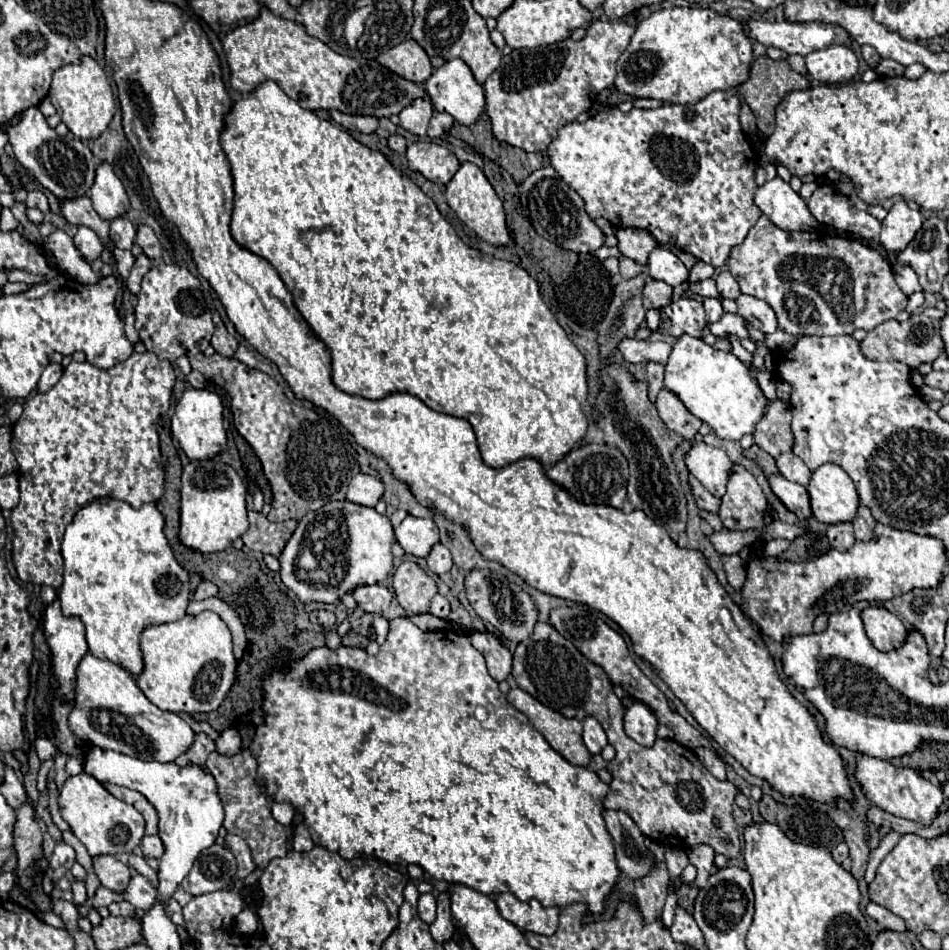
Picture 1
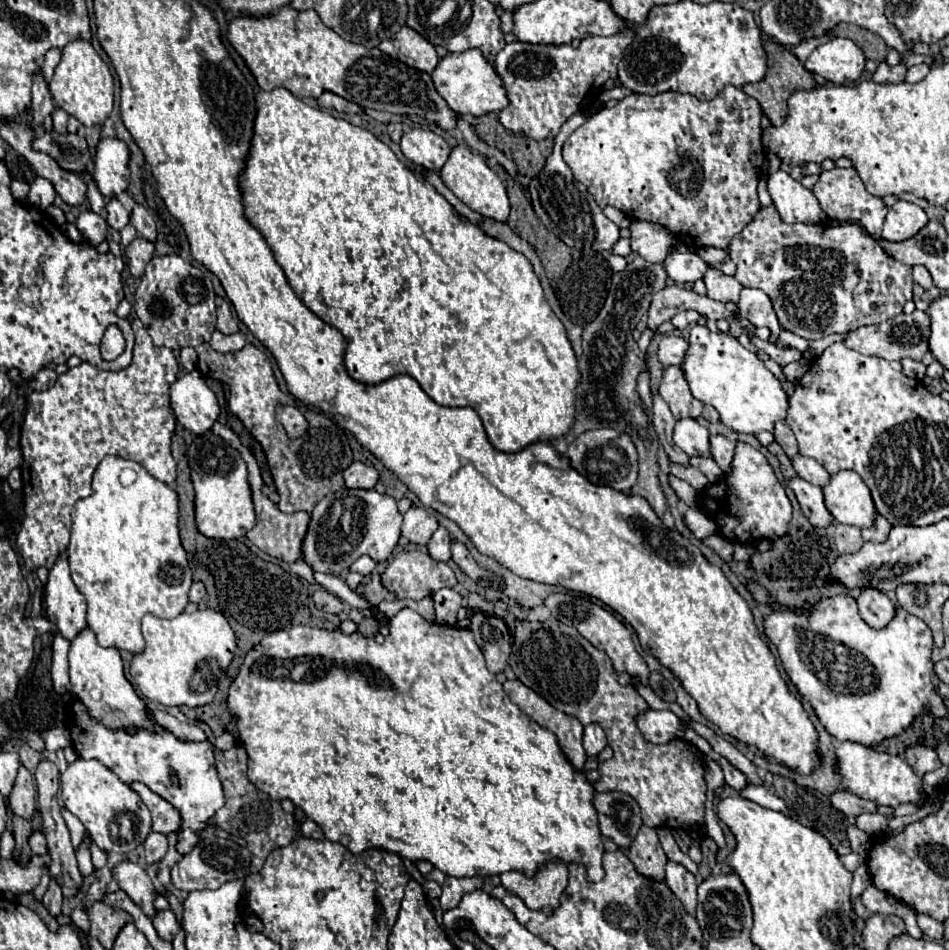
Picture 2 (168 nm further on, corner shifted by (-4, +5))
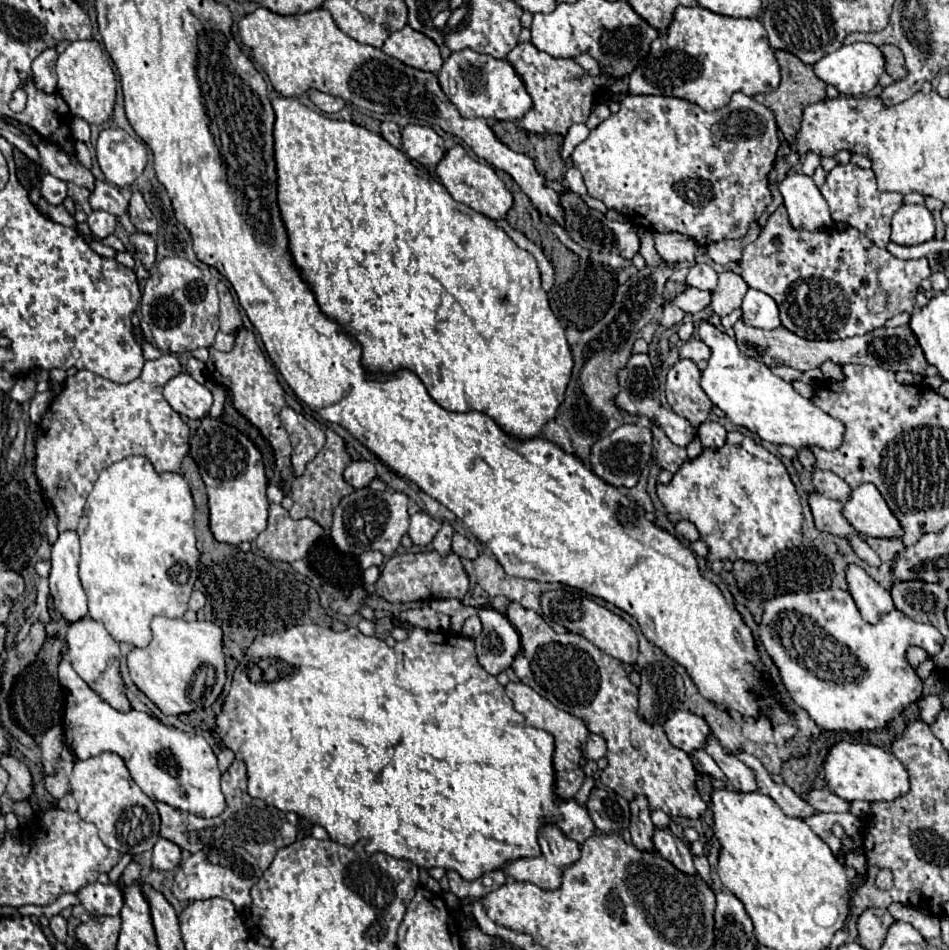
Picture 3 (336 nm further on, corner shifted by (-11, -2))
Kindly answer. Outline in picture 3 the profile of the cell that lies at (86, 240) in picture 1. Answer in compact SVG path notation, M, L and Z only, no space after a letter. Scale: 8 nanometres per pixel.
M94 210L90 216L88 216L88 226L94 234L96 240L104 240L106 236L110 236L118 224L118 220L112 216L112 214L106 214L102 210Z

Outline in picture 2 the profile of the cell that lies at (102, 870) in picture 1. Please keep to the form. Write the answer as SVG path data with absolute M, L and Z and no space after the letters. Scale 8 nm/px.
M123 861L115 867L113 871L113 879L119 883L119 887L137 903L141 905L143 913L153 919L157 915L157 909L153 907L153 901L155 901L155 887L149 879L149 875L137 865L137 863L131 863L131 861Z

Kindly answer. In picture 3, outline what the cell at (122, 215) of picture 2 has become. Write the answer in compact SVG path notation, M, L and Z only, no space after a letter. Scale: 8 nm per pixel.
M96 180L96 186L90 196L90 206L94 210L110 212L116 218L120 218L122 214L128 212L128 200L120 194L120 190L108 182L102 182L102 180Z

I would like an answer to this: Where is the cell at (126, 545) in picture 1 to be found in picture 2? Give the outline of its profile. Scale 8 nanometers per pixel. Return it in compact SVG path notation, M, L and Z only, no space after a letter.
M107 455L93 473L93 493L77 501L73 509L71 543L67 547L71 577L87 599L87 625L95 631L99 645L141 653L145 647L141 619L145 613L157 617L177 617L187 605L191 569L179 539L179 499L177 491L149 475L139 463Z

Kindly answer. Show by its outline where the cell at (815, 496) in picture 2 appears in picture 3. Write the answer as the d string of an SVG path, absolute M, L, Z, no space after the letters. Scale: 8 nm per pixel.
M812 492L808 496L808 504L814 514L814 522L818 530L834 536L848 536L854 532L854 528L842 516L842 502L830 500L818 492Z

